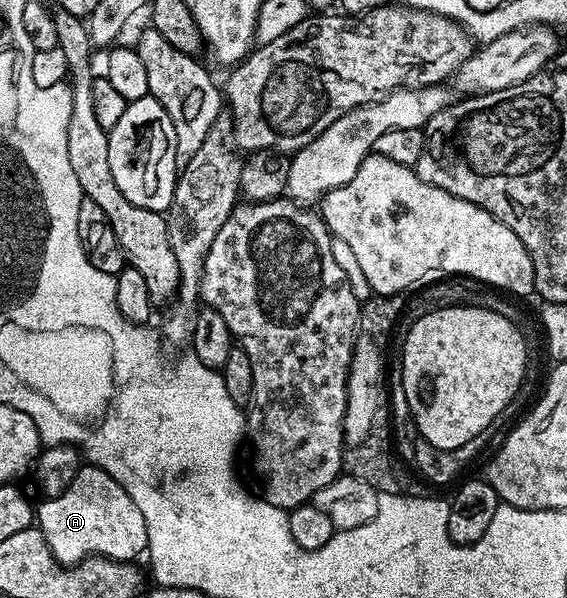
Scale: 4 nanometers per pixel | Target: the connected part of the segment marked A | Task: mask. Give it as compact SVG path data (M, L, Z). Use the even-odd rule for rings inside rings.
M81 466L74 482L70 482L62 494L41 501L35 509L34 520L57 564L71 566L90 556L132 562L145 555L148 547L146 518L142 518L142 510L134 506L134 498L130 498L106 470Z

